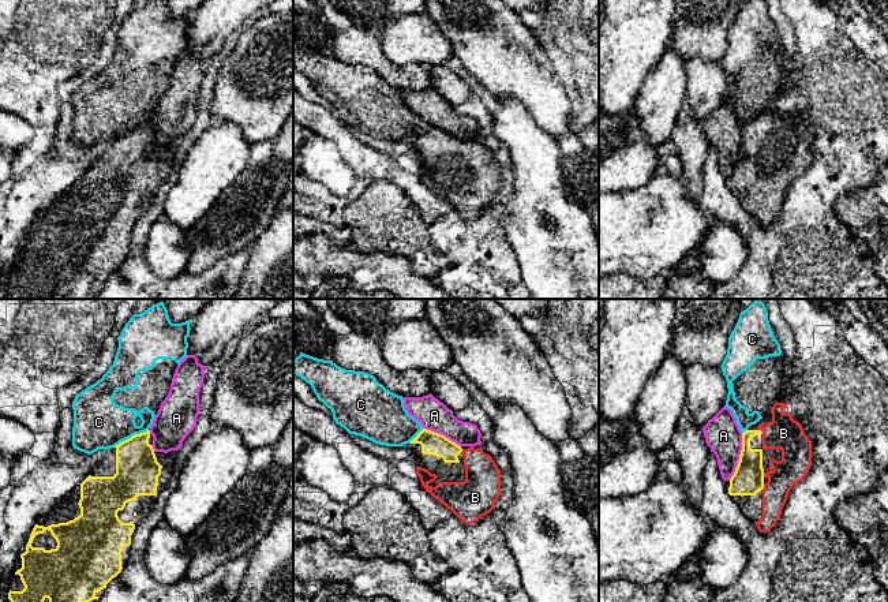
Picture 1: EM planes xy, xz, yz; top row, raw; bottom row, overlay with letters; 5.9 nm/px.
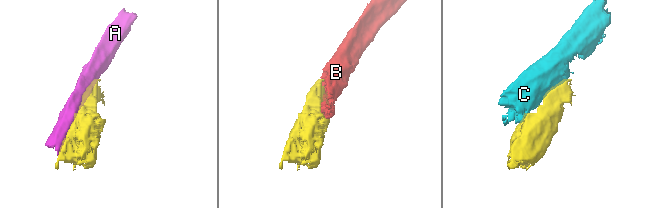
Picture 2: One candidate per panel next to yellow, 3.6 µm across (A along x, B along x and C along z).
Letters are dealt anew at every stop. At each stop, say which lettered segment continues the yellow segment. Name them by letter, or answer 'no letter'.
B

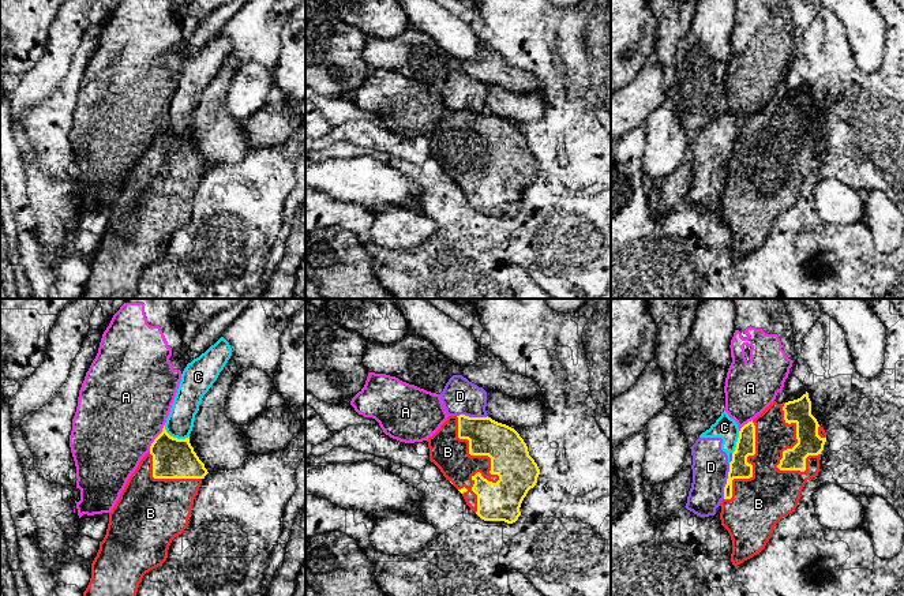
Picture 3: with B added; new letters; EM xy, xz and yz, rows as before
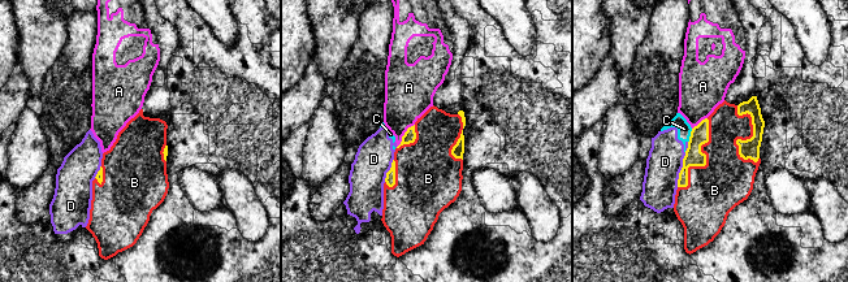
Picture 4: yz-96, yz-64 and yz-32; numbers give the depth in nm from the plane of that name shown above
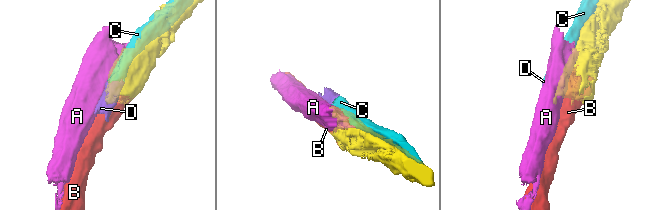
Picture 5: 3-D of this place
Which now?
B

